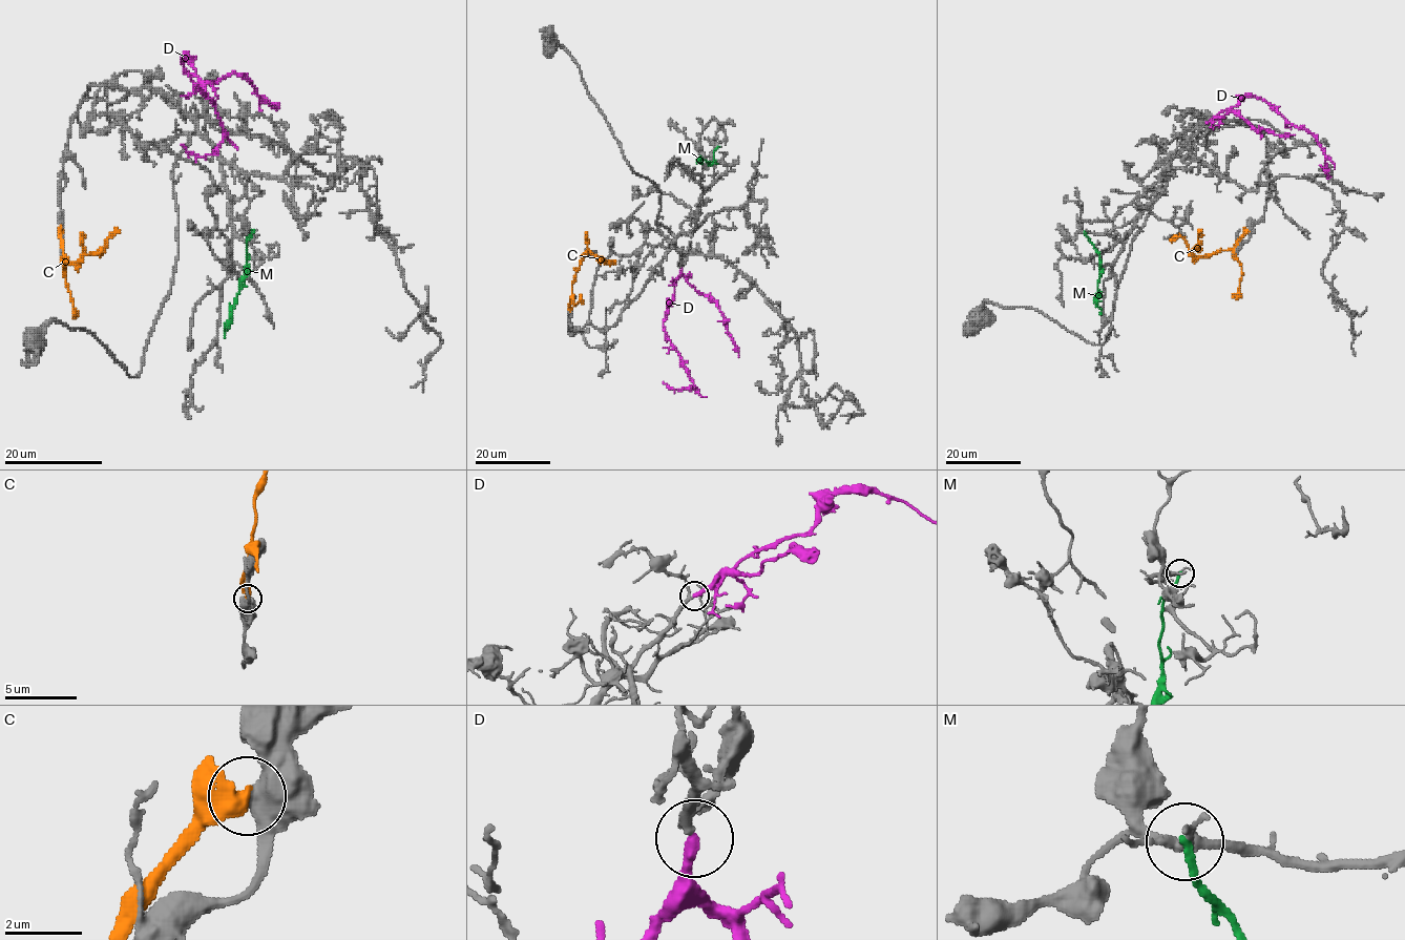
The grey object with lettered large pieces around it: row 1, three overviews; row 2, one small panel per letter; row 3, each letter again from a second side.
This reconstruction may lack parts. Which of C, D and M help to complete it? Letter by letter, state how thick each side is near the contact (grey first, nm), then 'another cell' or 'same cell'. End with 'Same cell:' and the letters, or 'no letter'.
C: 480 nm thick on the grey side, 500 nm on the other; another cell
D: 220 nm thick on the grey side, 280 nm on the other; same cell
M: 100 nm thick on the grey side, 200 nm on the other; another cell
Same cell: D

